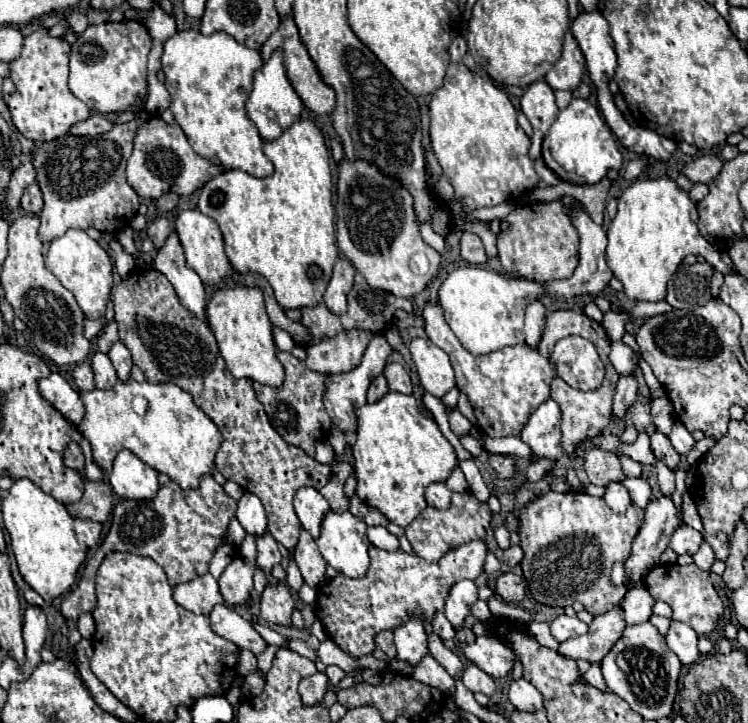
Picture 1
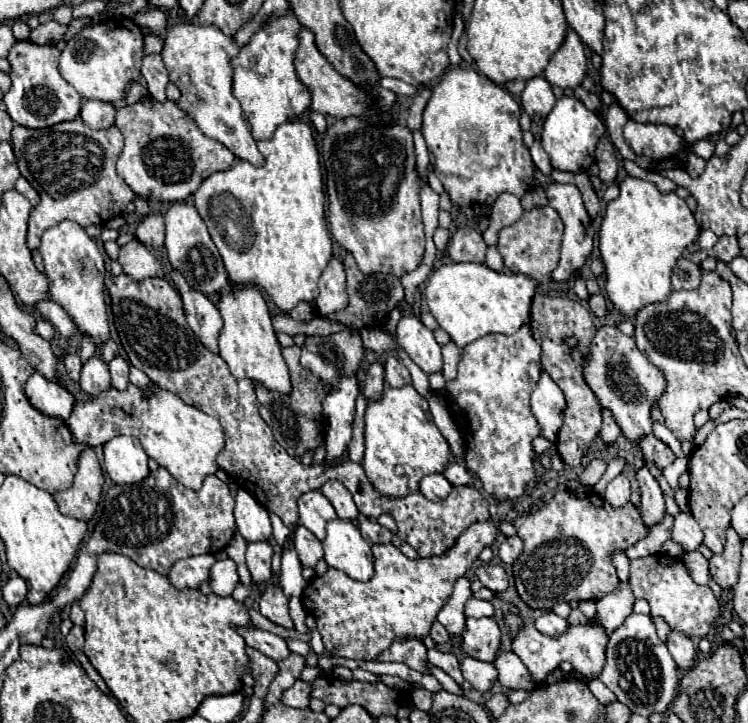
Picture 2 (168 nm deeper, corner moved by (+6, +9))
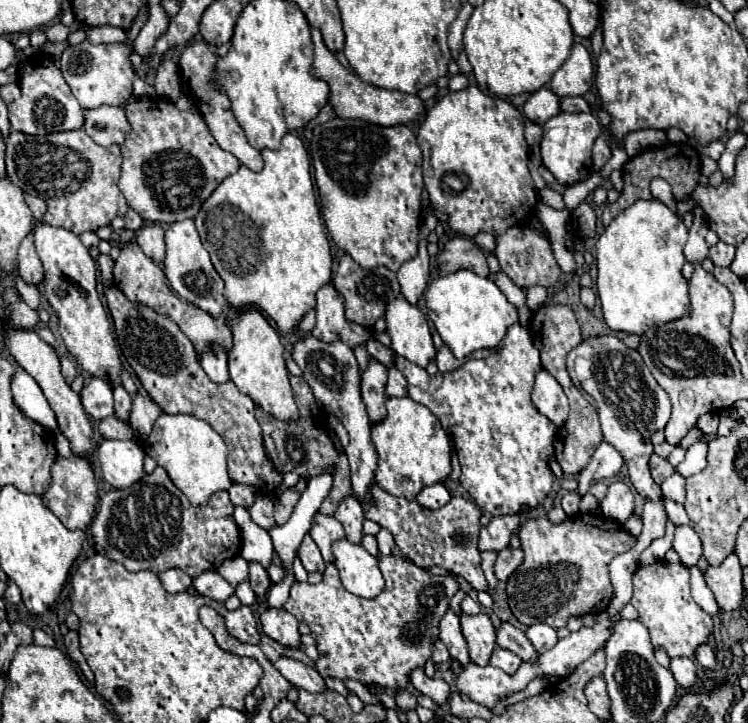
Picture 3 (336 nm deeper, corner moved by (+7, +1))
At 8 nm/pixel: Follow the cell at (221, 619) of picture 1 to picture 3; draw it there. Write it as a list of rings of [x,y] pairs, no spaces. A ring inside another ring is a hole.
[[[279,657],[277,661],[273,661],[273,667],[287,681],[291,681],[295,687],[301,687],[301,689],[311,691],[311,693],[323,693],[323,691],[327,691],[325,679],[313,667],[309,667],[309,665],[301,663],[301,661]]]

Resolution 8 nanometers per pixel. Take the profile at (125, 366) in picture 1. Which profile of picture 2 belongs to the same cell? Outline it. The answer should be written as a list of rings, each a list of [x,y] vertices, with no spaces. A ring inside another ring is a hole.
[[[116,355],[108,365],[110,365],[110,373],[112,373],[112,387],[126,389],[126,385],[128,385],[128,361],[122,355]]]

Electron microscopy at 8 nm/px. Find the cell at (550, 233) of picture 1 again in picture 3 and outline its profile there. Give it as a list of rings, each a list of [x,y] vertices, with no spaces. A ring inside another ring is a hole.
[[[511,227],[503,235],[497,235],[495,257],[499,259],[501,271],[521,289],[529,289],[529,287],[535,287],[535,285],[551,287],[561,273],[555,257],[553,257],[547,235],[541,235],[541,233],[537,233],[535,229],[529,229],[529,227]]]

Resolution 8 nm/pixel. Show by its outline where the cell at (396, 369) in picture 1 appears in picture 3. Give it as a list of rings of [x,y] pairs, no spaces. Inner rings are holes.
[[[395,367],[389,369],[389,381],[387,381],[385,393],[387,393],[389,397],[405,397],[405,395],[407,395],[407,379],[405,379],[403,373],[397,371]]]

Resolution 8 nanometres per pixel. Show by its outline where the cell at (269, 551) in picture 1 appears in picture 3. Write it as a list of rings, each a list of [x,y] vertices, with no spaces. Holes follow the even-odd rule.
[[[249,563],[249,585],[257,597],[265,597],[267,589],[271,587],[271,579],[265,567],[261,567],[259,563]]]

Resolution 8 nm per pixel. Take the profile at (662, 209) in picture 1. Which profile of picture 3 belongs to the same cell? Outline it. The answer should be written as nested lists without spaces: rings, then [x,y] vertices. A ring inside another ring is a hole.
[[[659,199],[637,201],[617,215],[595,243],[597,259],[597,295],[605,323],[611,331],[643,335],[653,325],[663,325],[689,315],[687,279],[681,273],[685,265],[683,247],[687,227]]]

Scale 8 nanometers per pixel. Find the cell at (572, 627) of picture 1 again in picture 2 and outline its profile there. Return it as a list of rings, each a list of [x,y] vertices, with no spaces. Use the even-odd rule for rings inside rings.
[[[546,611],[542,617],[538,617],[534,625],[536,625],[536,629],[538,629],[540,633],[552,635],[552,637],[556,637],[556,635],[560,635],[560,633],[564,633],[564,631],[568,629],[568,621],[562,619],[562,617],[558,617],[558,615],[552,613],[552,611]]]

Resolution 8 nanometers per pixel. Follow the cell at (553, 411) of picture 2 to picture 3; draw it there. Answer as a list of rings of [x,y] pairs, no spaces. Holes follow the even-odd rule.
[[[545,369],[535,375],[533,385],[533,405],[549,417],[557,427],[561,427],[569,413],[569,401],[559,385],[559,381]]]

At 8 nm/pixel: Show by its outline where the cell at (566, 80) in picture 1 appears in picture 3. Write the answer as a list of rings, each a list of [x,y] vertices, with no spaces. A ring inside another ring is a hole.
[[[577,43],[573,45],[571,57],[559,67],[559,71],[553,75],[549,89],[559,95],[585,95],[593,85],[593,61],[589,51]]]

